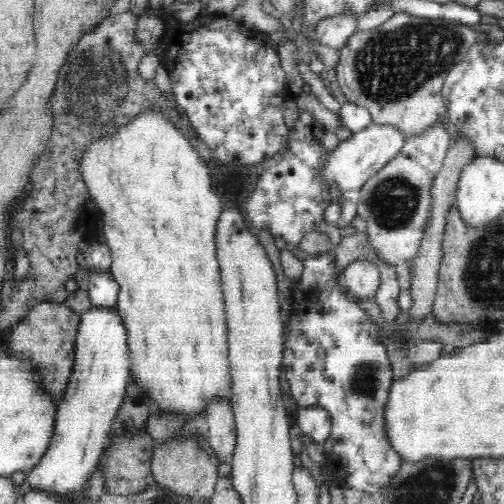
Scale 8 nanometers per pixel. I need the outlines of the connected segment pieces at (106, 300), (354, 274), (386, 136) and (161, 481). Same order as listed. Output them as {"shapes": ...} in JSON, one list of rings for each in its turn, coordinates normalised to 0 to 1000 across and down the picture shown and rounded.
{"shapes":[[[[181,538],[173,583],[187,609],[230,613],[238,567],[218,538]]],[[[706,518],[690,524],[681,544],[683,563],[694,573],[692,579],[706,595],[714,593],[724,599],[742,593],[744,581],[754,571],[752,552],[754,538],[750,536],[748,524],[730,518]]],[[[736,242],[722,258],[698,264],[690,276],[675,280],[663,298],[649,302],[639,341],[641,369],[671,373],[679,383],[714,377],[738,347],[800,296],[804,278],[806,270],[792,252]]],[[[351,861],[345,871],[308,885],[302,897],[300,935],[308,958],[331,966],[333,972],[349,980],[387,988],[395,996],[413,996],[421,988],[433,948],[431,925],[419,915],[419,907],[409,901],[389,875],[381,861],[373,871],[359,871]]]]}

